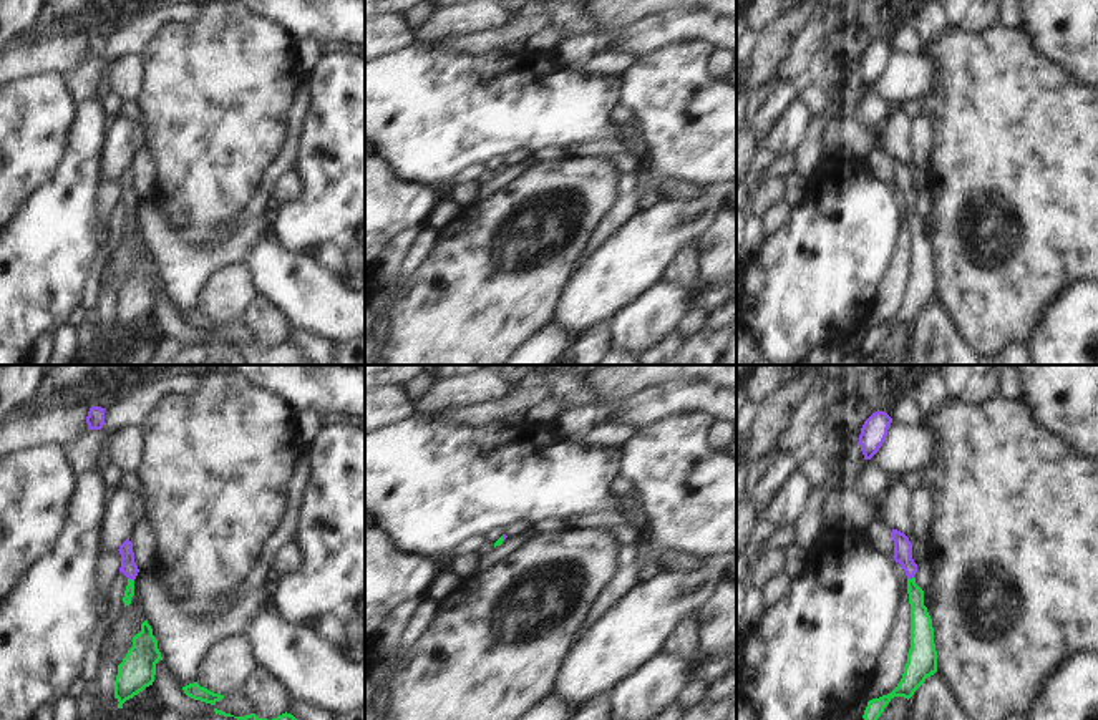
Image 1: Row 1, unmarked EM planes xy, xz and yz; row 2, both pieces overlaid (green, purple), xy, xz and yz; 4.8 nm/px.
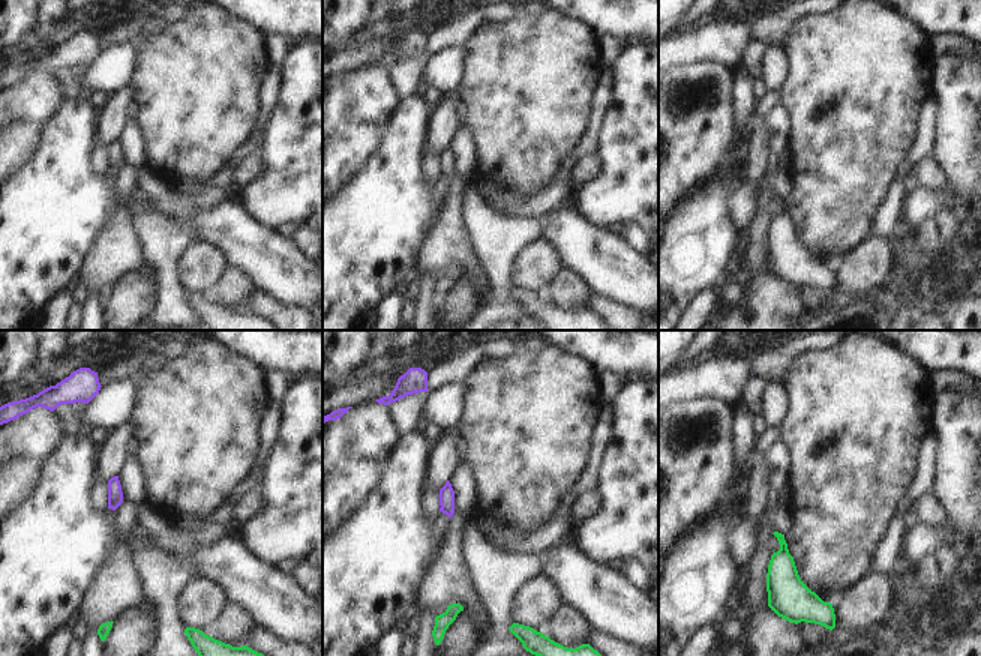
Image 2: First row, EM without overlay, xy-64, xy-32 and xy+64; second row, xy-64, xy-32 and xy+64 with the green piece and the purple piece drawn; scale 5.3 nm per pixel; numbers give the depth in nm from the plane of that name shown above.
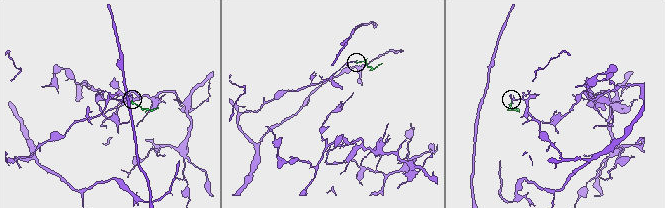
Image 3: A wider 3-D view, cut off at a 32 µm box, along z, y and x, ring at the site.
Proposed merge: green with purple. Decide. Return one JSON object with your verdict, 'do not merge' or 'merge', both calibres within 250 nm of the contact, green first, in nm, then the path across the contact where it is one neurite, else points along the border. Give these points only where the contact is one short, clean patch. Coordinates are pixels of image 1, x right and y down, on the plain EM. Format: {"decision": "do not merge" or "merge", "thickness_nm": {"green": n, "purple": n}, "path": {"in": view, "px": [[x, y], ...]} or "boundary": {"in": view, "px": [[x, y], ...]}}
{"decision": "merge", "thickness_nm": {"green": 50, "purple": 80}, "path": {"in": "xy", "px": [[130, 218], [131, 208], [128, 194]]}}

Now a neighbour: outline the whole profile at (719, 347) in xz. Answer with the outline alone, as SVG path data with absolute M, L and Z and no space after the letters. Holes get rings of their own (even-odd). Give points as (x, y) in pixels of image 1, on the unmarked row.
M736 317L720 330L687 337L673 357L657 365L736 365Z

